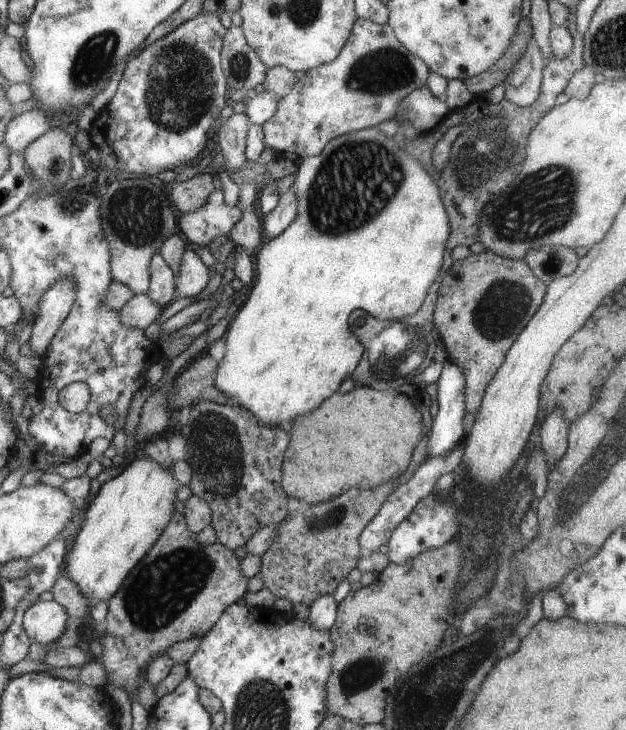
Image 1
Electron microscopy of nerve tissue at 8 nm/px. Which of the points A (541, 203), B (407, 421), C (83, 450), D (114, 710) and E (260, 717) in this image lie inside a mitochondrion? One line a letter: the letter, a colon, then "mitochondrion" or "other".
A: mitochondrion
B: other
C: other
D: other
E: mitochondrion

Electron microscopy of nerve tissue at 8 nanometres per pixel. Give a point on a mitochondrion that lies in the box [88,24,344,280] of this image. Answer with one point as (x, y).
(180, 76)

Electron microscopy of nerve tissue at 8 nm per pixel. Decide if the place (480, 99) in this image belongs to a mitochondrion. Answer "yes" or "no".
no

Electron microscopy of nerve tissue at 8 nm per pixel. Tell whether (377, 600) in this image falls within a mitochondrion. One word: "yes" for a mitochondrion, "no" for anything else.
no

